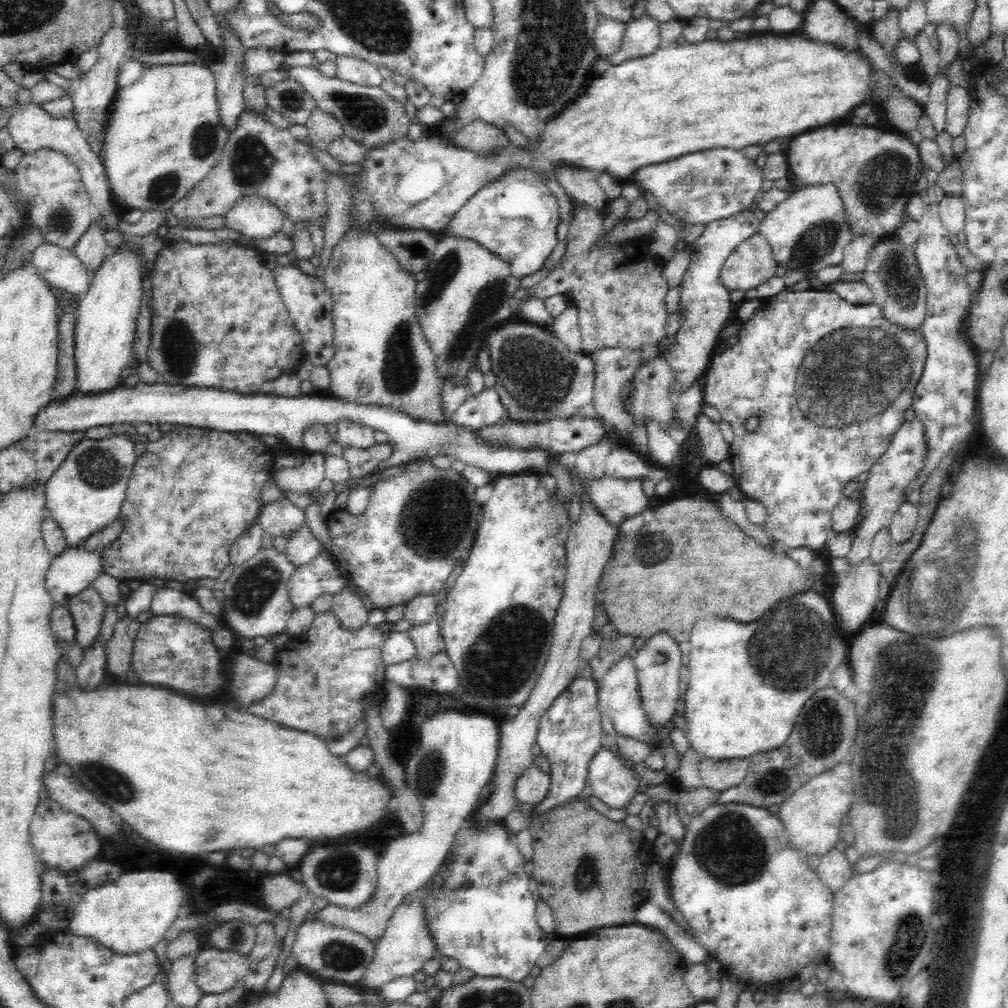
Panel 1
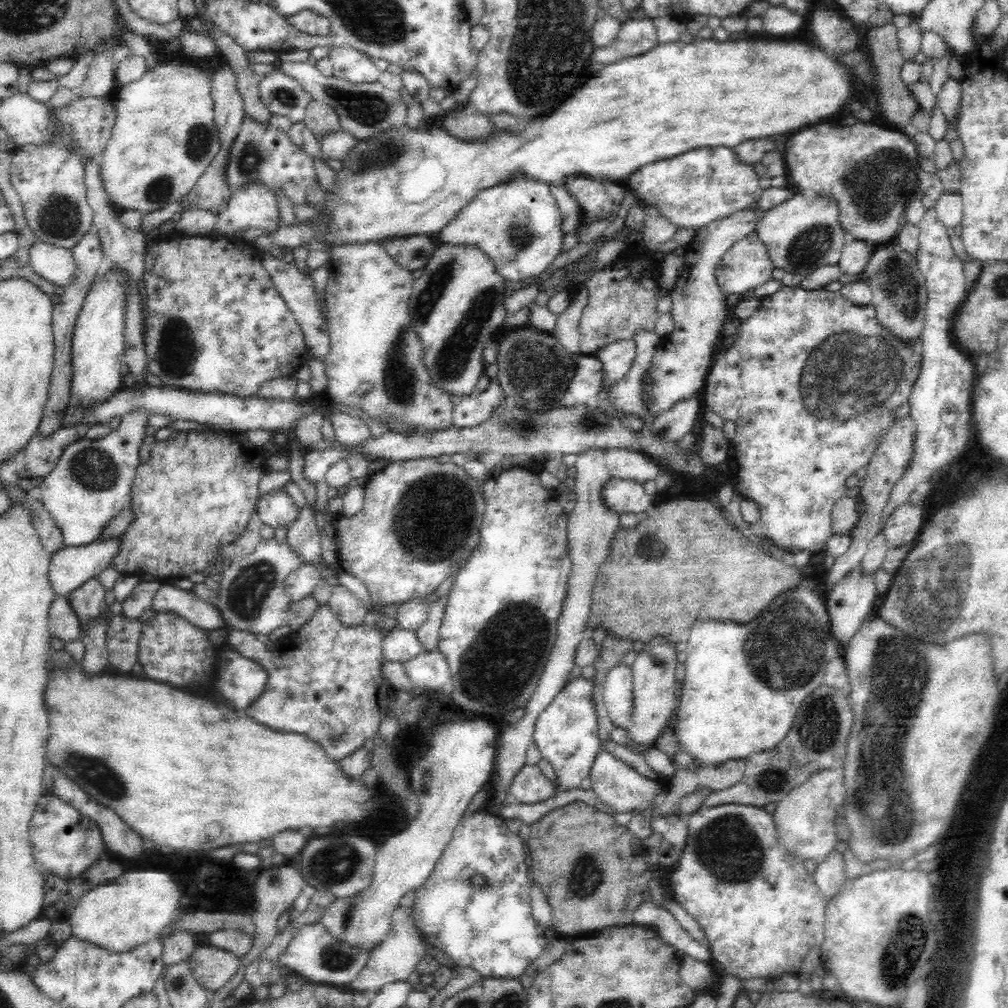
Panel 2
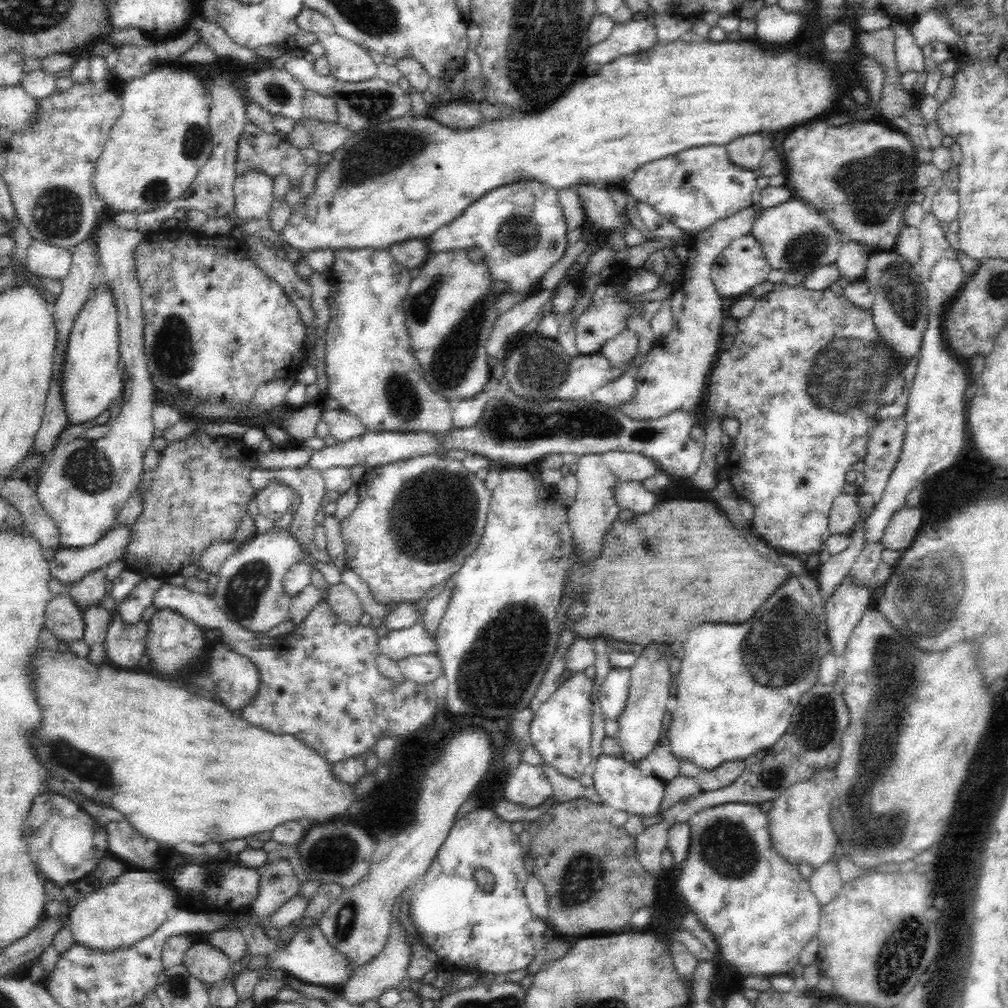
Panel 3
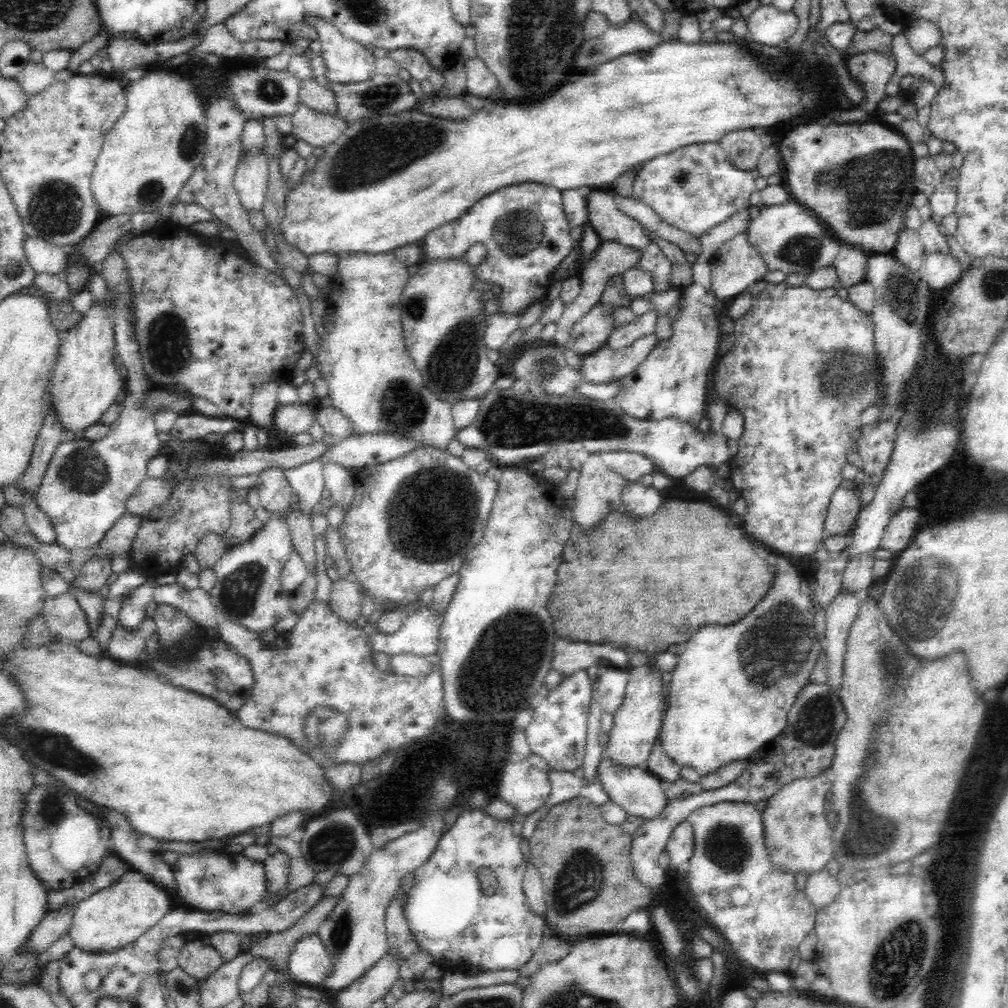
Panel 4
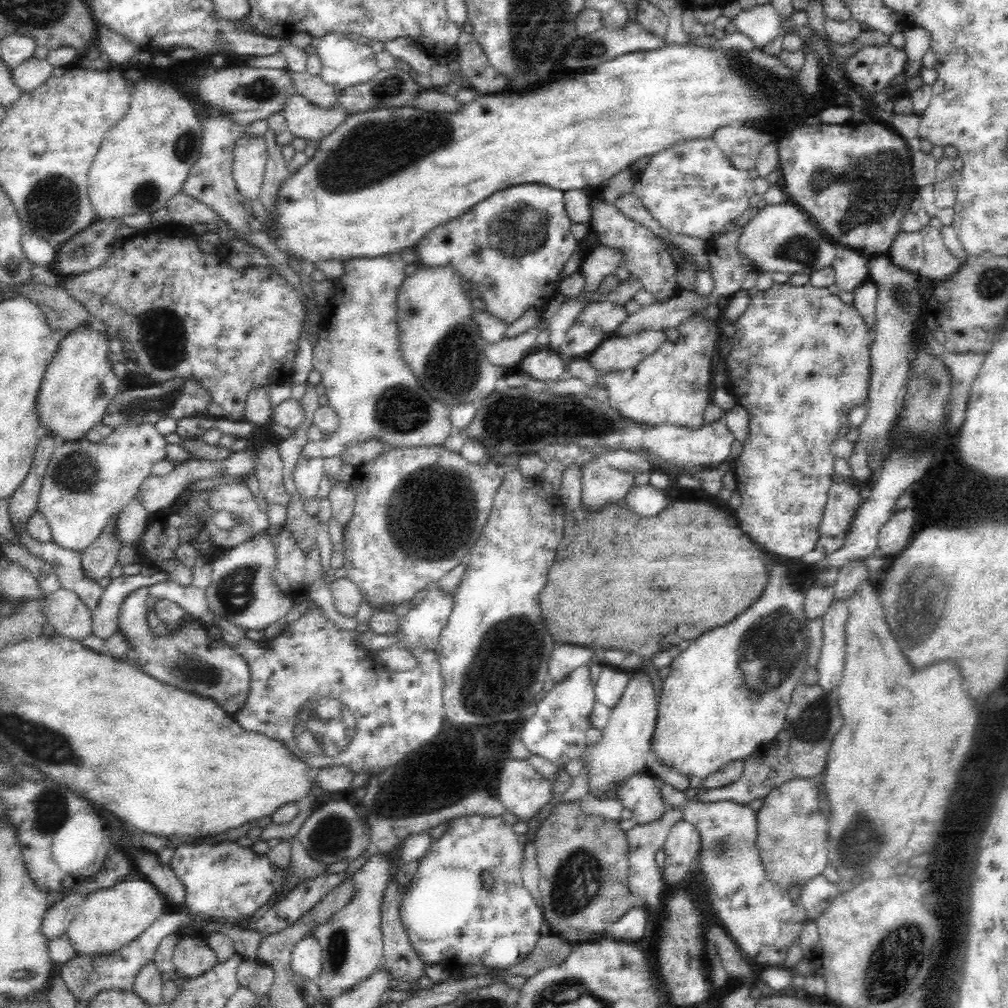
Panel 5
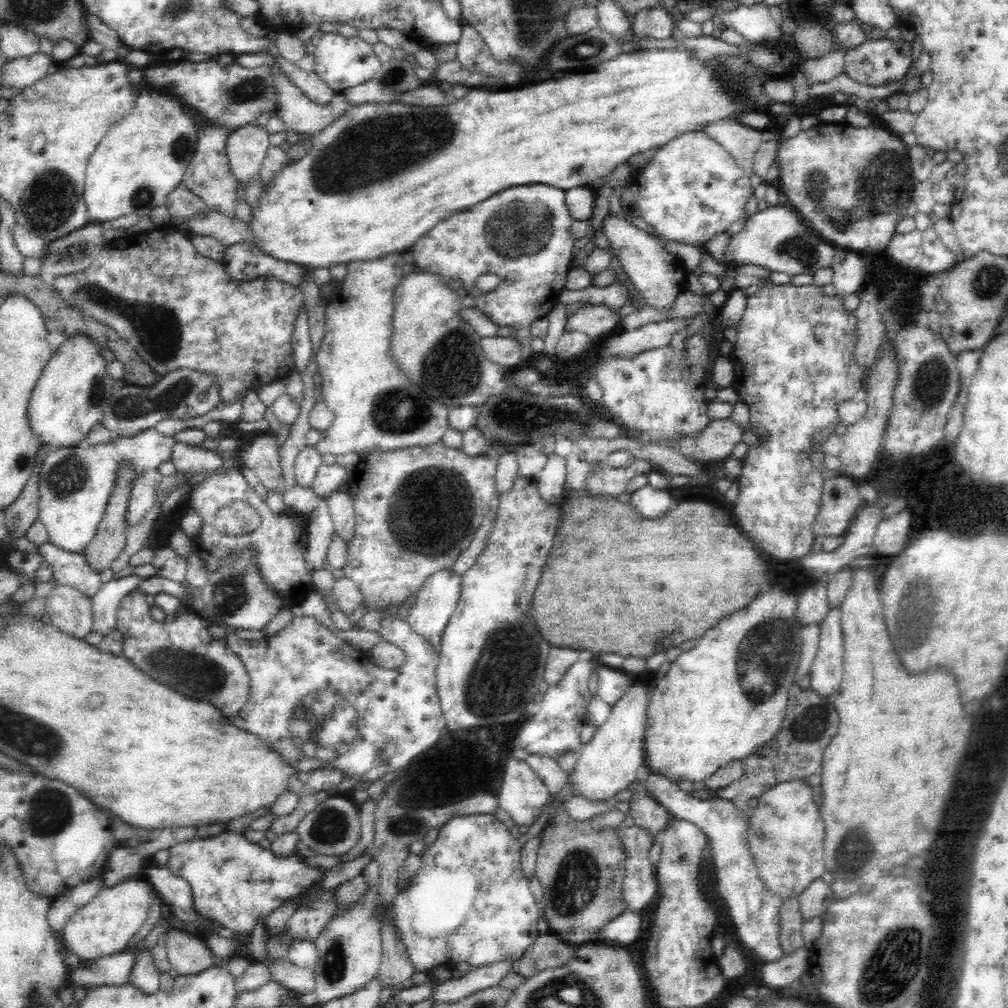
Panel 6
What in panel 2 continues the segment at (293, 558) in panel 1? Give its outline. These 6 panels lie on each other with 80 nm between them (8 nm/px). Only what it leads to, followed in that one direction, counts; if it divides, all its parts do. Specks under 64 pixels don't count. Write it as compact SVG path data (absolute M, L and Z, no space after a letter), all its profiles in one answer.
M306 504L298 510L296 520L287 527L287 543L304 561L323 562L319 532L316 529L317 511Z

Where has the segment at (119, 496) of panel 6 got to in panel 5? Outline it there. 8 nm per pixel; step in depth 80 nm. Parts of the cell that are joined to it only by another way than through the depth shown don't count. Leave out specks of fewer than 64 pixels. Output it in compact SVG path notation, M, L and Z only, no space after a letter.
M114 514L108 524L106 524L102 534L96 538L93 544L84 549L82 558L82 568L85 575L96 582L109 576L110 570L114 568L118 560L118 551L123 545L121 540L115 535L117 516Z

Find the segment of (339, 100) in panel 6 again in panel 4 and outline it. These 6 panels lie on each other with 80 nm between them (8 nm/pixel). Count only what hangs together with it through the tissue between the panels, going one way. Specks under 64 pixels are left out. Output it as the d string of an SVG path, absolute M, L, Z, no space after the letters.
M304 103L296 106L292 112L292 132L297 140L305 140L310 146L326 148L340 138L346 130L347 122L335 114L322 114L310 110Z

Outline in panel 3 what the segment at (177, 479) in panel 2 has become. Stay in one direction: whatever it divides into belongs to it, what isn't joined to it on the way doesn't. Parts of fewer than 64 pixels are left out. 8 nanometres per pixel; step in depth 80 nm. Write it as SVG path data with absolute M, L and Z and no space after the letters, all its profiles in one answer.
M199 431L198 433L193 433L188 435L186 438L177 441L169 441L167 446L158 452L155 457L159 458L157 467L151 471L144 471L142 473L142 478L137 489L143 493L143 500L145 504L143 506L143 513L139 518L131 524L130 536L128 541L128 546L124 551L124 564L128 569L136 571L143 576L156 576L158 578L164 577L166 575L178 574L182 568L188 566L188 564L198 564L199 558L202 556L206 548L210 544L220 541L220 542L230 542L232 541L232 536L240 524L240 518L246 514L248 504L250 500L254 498L257 494L257 490L250 485L250 472L252 472L252 467L250 467L250 458L254 456L256 449L246 447L242 438L228 438L226 436L210 436L204 432Z

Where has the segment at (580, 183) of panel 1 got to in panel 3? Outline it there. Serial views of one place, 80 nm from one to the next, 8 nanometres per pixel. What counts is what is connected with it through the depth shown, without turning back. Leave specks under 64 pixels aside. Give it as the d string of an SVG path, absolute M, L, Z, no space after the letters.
M590 183L577 184L575 187L587 216L596 232L624 231L624 240L628 246L646 242L644 235L630 223L627 215L618 212L606 186Z

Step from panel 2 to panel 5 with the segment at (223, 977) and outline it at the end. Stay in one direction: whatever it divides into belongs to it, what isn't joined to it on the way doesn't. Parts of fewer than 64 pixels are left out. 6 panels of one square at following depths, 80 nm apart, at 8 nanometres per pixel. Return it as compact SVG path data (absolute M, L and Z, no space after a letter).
M189 935L178 938L178 944L174 946L172 960L175 972L185 977L200 976L219 962L216 953L206 941L198 936Z

